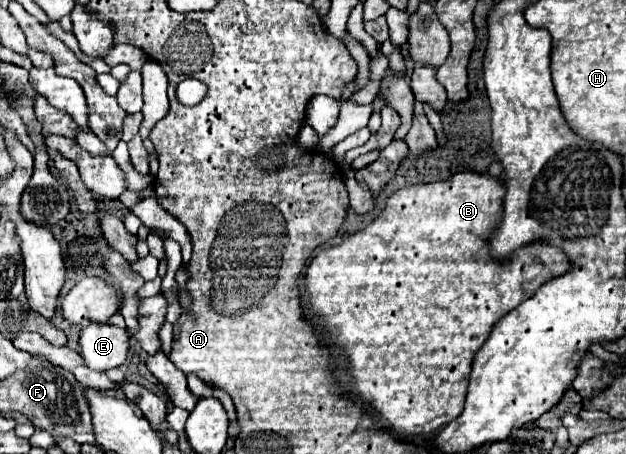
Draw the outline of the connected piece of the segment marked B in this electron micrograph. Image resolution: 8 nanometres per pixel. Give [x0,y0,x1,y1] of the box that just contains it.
[305,171,571,437]

